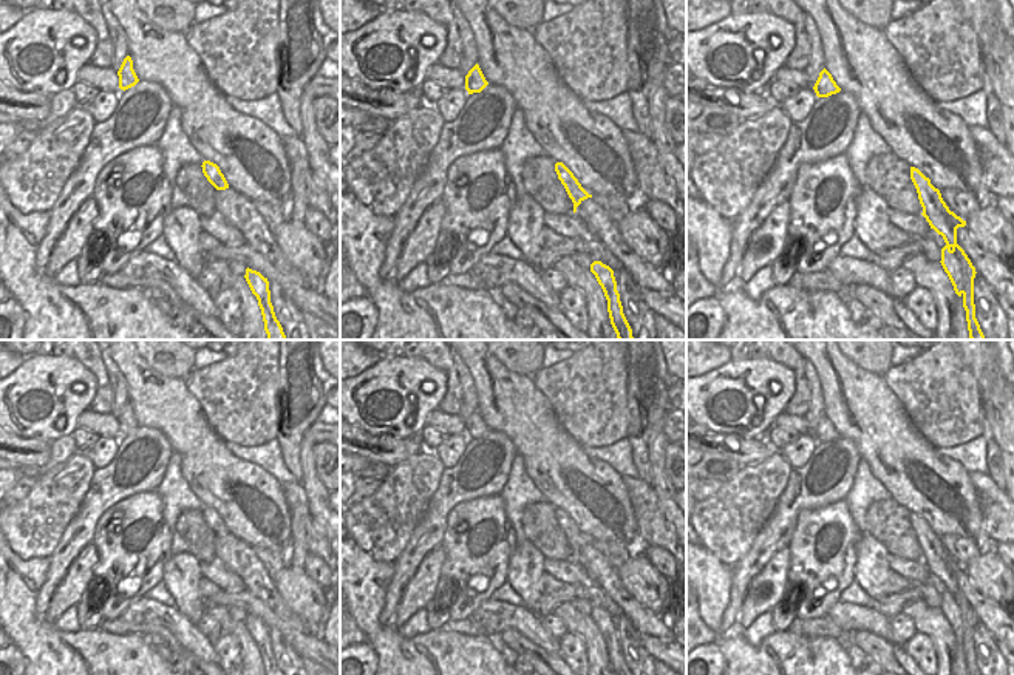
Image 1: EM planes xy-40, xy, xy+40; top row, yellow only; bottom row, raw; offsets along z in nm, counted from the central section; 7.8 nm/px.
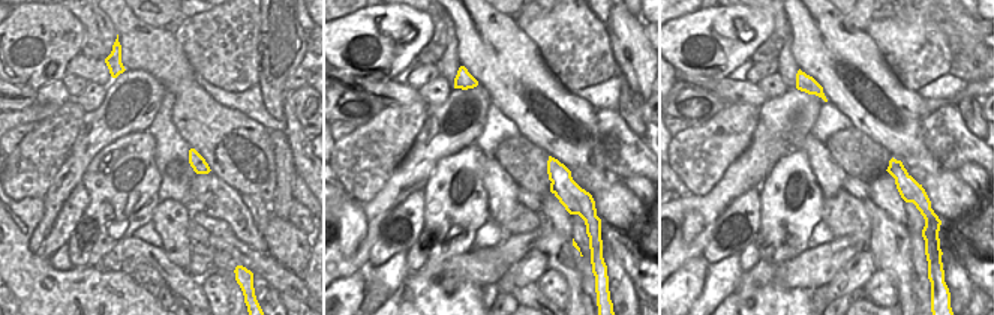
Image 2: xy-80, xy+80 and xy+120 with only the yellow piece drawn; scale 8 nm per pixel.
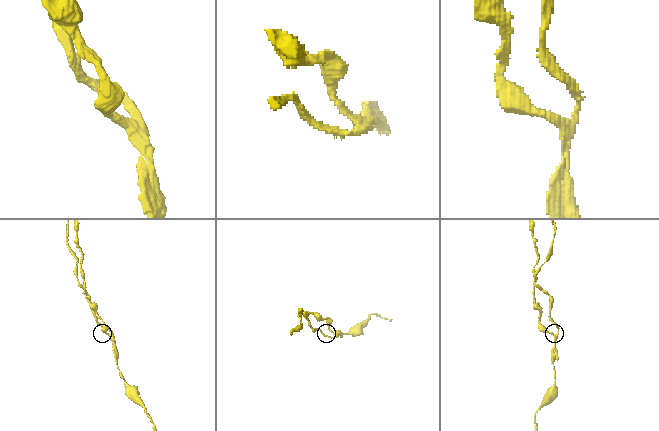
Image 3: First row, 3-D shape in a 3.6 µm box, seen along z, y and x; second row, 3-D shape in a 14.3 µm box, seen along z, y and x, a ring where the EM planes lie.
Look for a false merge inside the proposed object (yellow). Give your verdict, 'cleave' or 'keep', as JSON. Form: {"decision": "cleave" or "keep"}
{"decision": "cleave"}

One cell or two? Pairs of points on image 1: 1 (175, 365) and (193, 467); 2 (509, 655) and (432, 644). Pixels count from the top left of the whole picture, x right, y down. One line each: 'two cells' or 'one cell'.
1: two cells
2: two cells

